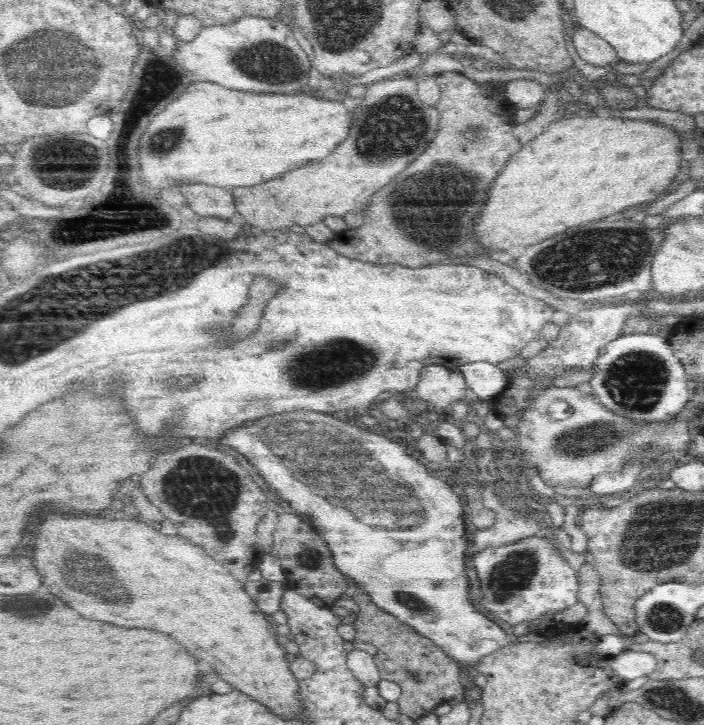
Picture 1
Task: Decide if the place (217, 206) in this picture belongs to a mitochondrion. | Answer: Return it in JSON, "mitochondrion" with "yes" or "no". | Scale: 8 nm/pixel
{"mitochondrion":"no"}

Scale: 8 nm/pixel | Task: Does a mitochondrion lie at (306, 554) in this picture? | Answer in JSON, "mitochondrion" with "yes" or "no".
{"mitochondrion":"yes"}

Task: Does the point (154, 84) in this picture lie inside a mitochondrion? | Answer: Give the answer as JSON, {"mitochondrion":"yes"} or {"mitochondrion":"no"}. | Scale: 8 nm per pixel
{"mitochondrion":"yes"}

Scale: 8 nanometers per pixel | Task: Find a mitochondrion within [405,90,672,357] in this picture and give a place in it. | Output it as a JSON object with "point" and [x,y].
{"point":[593,259]}

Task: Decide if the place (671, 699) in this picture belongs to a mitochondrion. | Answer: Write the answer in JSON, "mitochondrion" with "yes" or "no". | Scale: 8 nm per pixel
{"mitochondrion":"yes"}

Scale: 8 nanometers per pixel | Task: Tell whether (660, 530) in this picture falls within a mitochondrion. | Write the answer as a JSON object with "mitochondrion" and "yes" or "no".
{"mitochondrion":"yes"}

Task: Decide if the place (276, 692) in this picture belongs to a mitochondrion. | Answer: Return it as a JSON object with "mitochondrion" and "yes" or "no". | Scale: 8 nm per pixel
{"mitochondrion":"no"}

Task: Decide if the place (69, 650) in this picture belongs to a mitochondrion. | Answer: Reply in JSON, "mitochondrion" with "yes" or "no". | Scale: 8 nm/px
{"mitochondrion":"no"}

